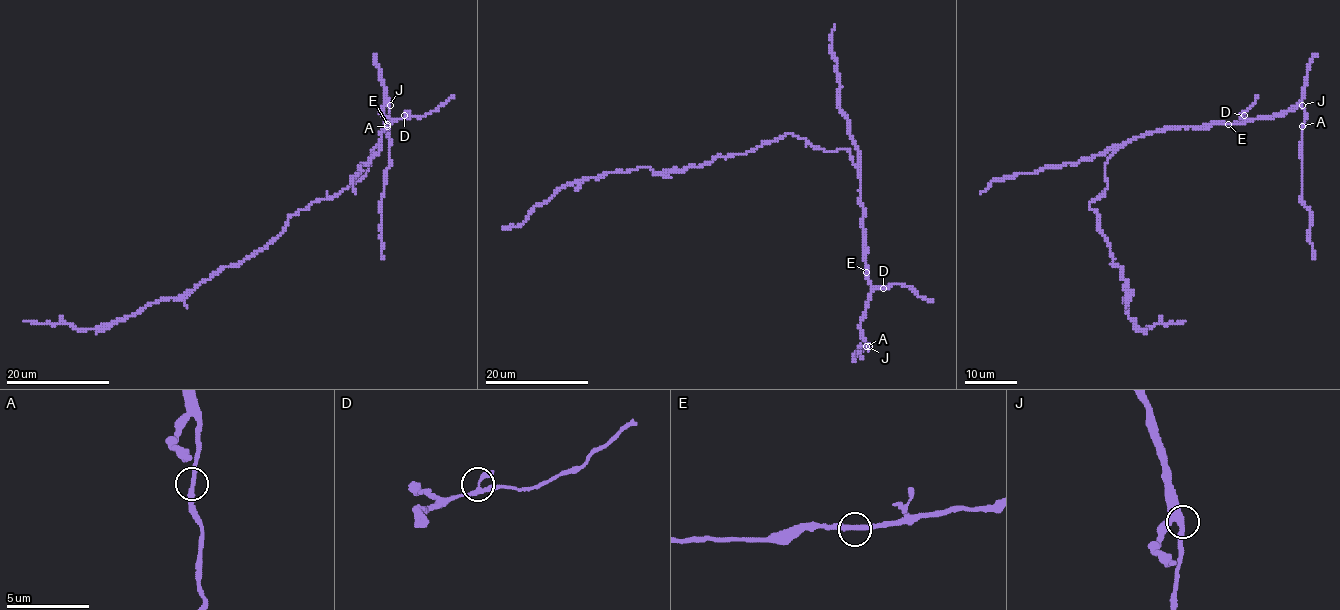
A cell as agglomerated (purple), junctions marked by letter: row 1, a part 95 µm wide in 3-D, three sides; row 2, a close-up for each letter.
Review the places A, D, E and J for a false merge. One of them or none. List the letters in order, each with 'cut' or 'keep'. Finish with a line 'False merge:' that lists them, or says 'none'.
A: keep
D: keep
E: keep
J: keep
False merge: none

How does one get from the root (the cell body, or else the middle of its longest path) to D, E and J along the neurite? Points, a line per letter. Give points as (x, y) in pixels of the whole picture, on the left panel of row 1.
D: (348, 187), (366, 172), (383, 127), (404, 115)
E: (348, 187), (366, 172), (372, 152), (387, 124)
J: (348, 187), (366, 172), (381, 132), (391, 122), (382, 114), (390, 105)

